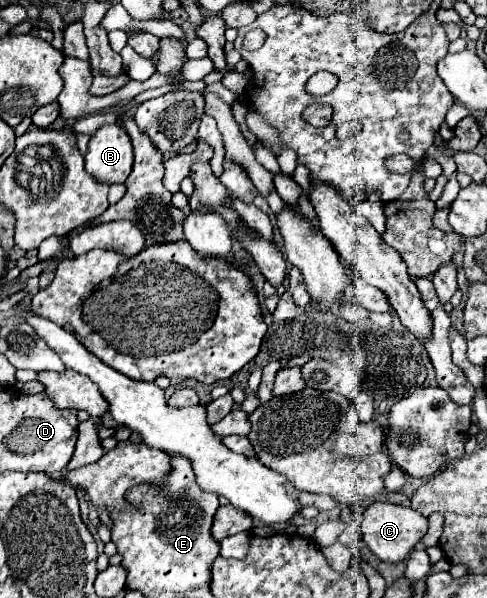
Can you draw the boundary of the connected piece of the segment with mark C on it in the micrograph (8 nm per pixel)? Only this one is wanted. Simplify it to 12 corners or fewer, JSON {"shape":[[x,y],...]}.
{"shape":[[374,501],[362,537],[382,561],[398,563],[428,531],[410,507]]}

